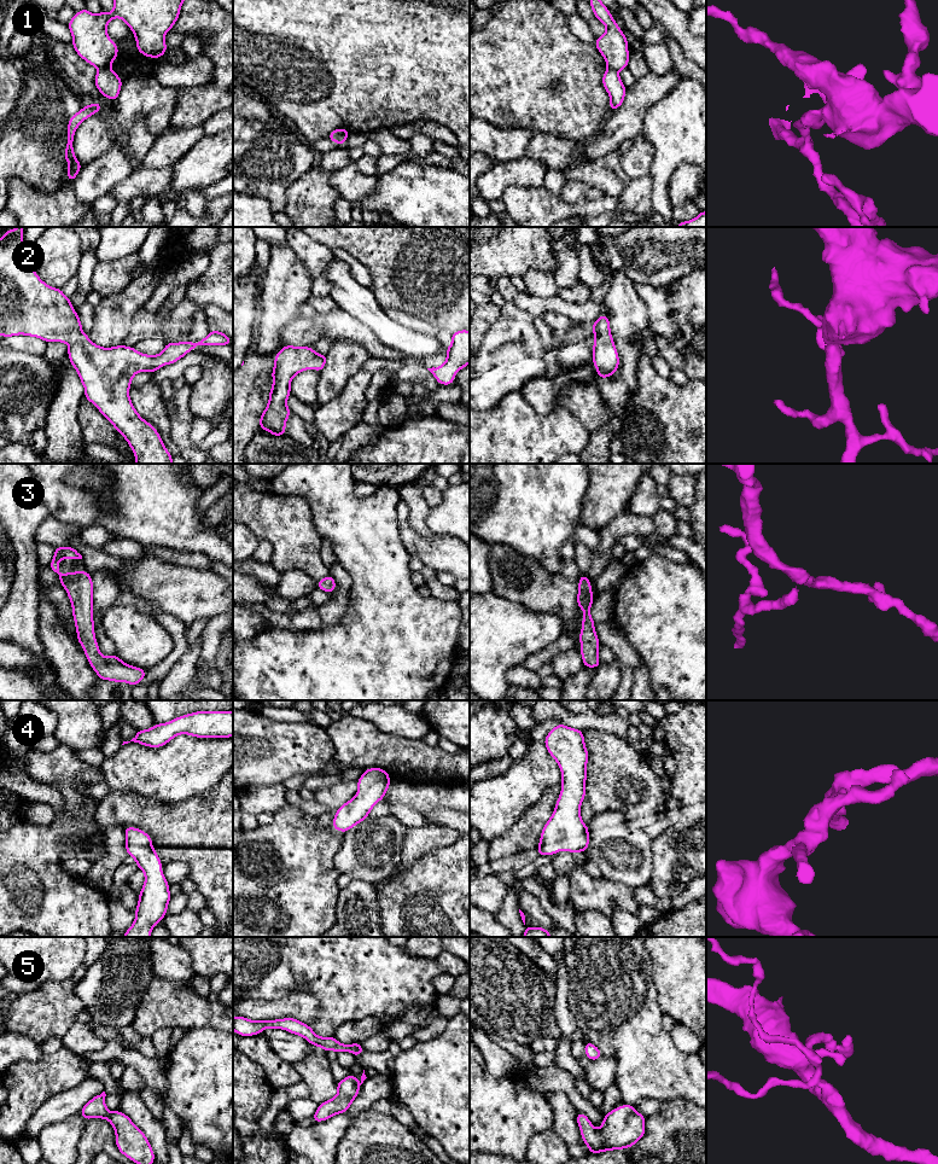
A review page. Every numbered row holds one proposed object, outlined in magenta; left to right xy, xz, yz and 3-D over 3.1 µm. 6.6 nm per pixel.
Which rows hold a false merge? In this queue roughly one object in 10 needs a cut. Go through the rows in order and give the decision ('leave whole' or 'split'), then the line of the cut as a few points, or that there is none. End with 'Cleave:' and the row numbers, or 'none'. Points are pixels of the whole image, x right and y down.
1: split | yz (607, 67), (617, 71)
2: leave whole | no cut
3: leave whole | no cut
4: leave whole | no cut
5: leave whole | no cut
Cleave: 1

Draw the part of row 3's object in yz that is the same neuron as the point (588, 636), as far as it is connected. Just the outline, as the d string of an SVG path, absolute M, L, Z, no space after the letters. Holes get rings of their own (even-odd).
M581 575L578 582L577 604L578 607L583 610L584 616L578 640L582 645L581 656L583 659L583 667L588 668L598 668L601 663L598 654L600 642L594 629L595 622L590 616L593 600L594 594L592 593L592 583L585 575Z

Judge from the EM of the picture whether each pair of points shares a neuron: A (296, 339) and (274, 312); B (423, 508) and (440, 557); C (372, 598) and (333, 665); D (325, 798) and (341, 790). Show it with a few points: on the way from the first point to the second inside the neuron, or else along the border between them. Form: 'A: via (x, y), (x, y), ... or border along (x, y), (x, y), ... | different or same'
A: border along (299, 315), (293, 318), (283, 330) | different
B: border along (409, 517), (417, 533), (433, 534) | different
C: via (372, 615), (372, 627), (350, 649) | same
D: via (328, 797), (333, 797), (337, 793) | same

